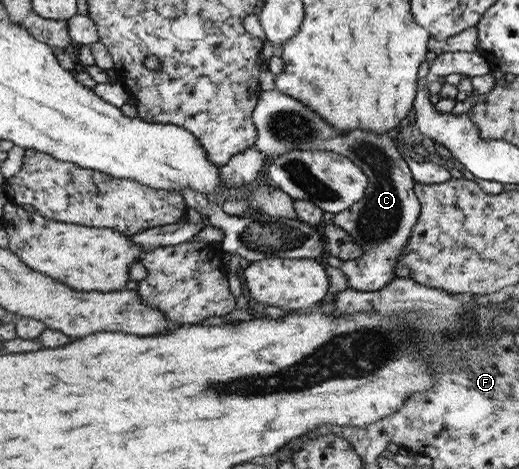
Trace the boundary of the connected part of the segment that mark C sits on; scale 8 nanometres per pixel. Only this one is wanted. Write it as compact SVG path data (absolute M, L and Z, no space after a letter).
M280 90L263 91L254 121L259 132L255 149L267 158L274 159L294 149L318 149L343 155L363 168L368 177L366 193L350 208L335 214L333 223L352 235L365 254L343 261L340 269L346 274L349 287L356 291L376 291L398 278L392 269L399 264L399 255L409 242L422 210L415 194L413 160L417 155L396 143L394 134L389 132L377 134L361 129L341 132L312 108Z

